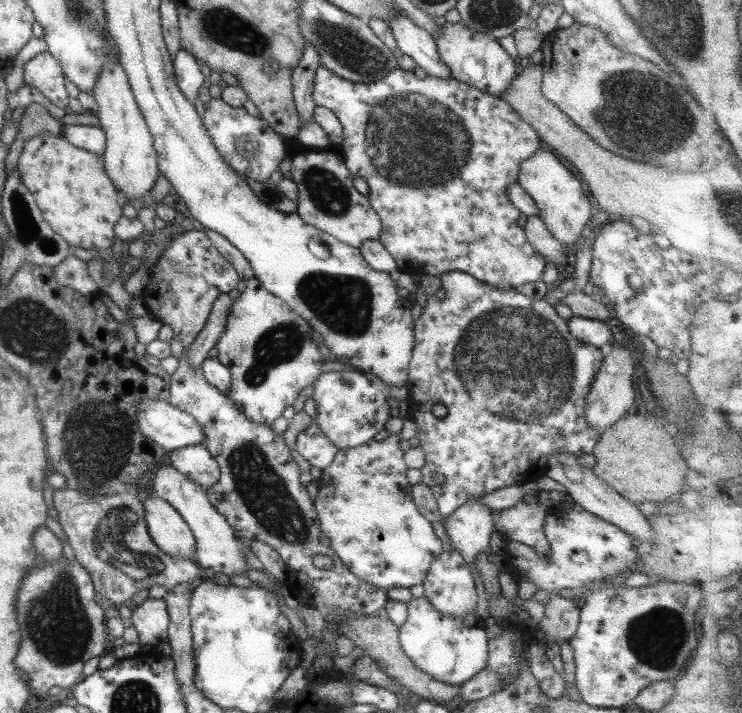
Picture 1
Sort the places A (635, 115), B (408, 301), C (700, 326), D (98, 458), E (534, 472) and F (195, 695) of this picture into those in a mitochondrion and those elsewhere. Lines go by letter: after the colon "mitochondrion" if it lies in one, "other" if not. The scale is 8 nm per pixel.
A: mitochondrion
B: other
C: other
D: mitochondrion
E: other
F: other

